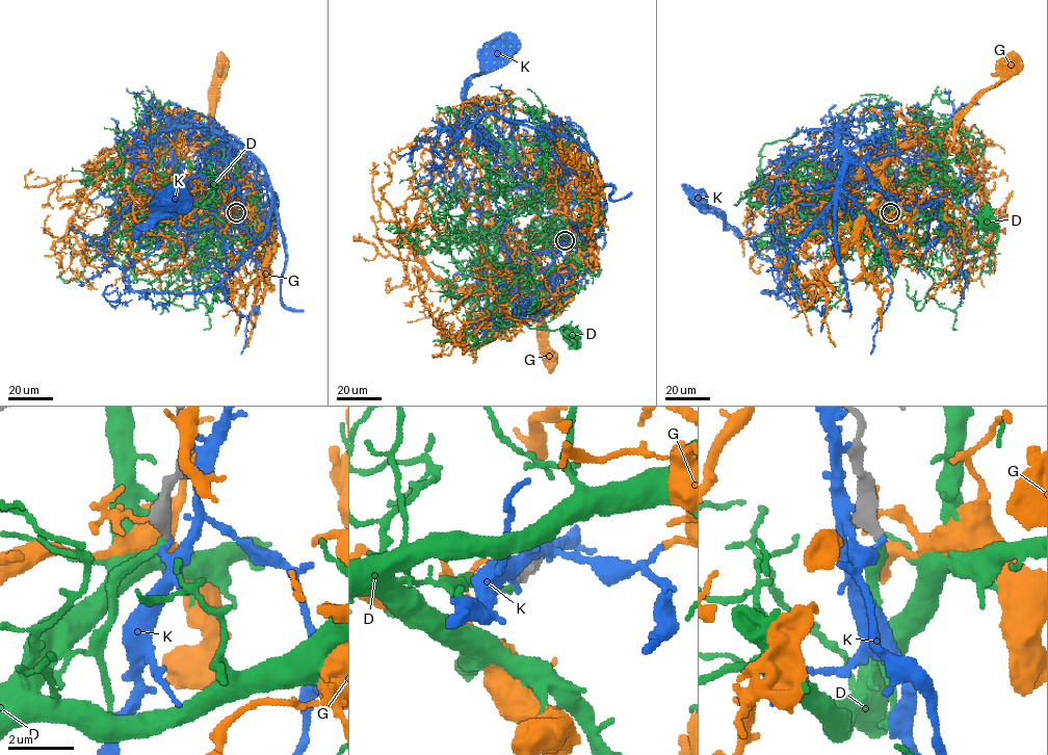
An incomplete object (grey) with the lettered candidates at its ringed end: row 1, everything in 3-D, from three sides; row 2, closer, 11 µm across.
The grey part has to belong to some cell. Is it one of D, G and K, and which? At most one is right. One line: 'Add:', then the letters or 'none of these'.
Add: D

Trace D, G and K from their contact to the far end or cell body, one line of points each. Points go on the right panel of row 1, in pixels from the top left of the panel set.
D: (889, 212), (891, 226), (916, 203), (957, 203), (978, 219), (977, 238), (984, 243), (996, 239), (989, 220)
G: (888, 211), (907, 211), (883, 174), (891, 156), (929, 144), (933, 154), (946, 155), (960, 115), (1011, 66)
K: (890, 212), (867, 172), (835, 148), (823, 180), (759, 235), (742, 237), (727, 229), (724, 217), (699, 197)

